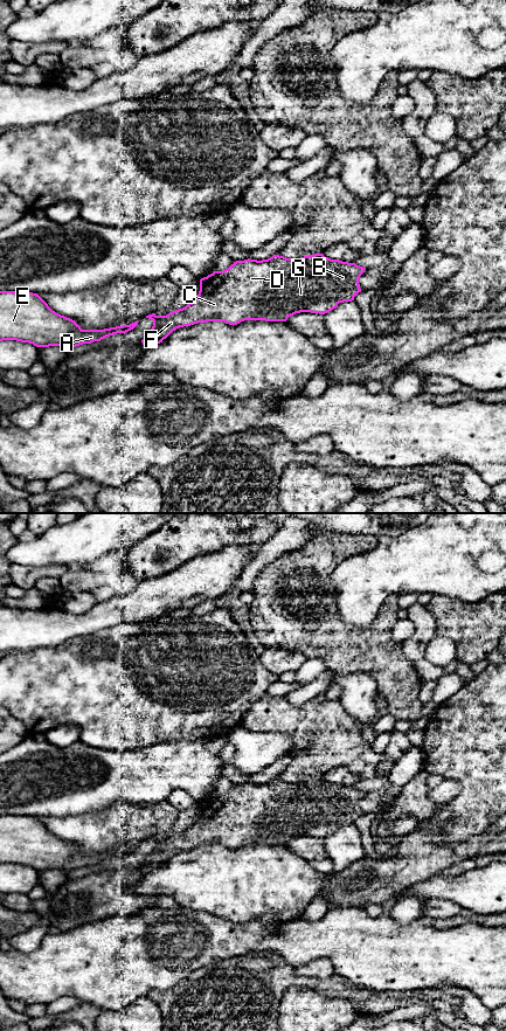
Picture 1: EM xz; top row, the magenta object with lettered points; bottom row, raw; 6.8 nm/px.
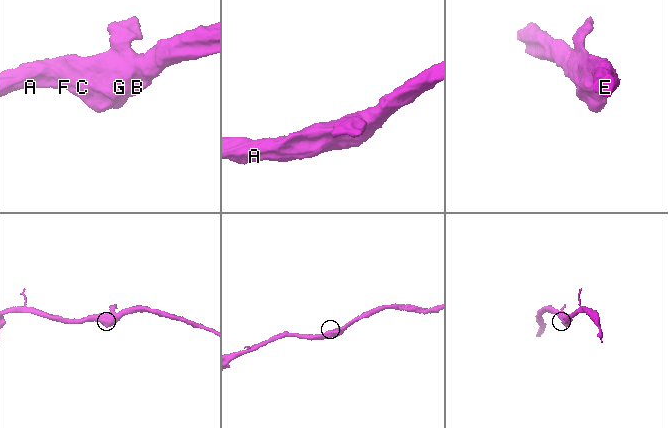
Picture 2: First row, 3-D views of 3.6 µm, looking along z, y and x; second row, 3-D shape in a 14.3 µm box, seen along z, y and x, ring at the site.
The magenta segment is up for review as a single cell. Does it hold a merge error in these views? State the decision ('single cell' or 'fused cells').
single cell

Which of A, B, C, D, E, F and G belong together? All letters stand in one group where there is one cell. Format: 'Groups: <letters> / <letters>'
Groups: A B C D E F G

